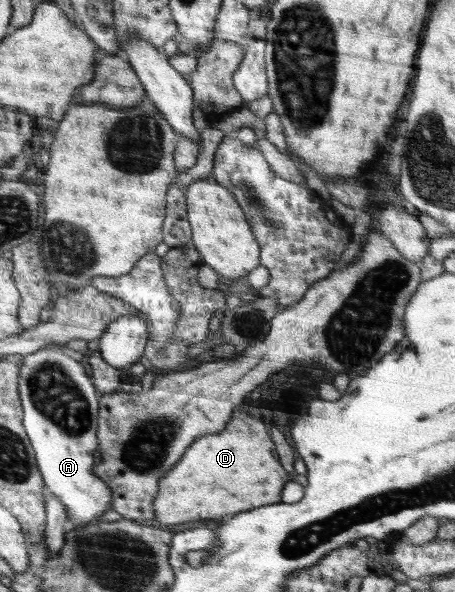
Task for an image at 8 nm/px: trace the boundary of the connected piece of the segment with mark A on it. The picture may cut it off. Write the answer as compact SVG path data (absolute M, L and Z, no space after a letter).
M49 345L49 349L41 349L39 353L31 353L23 357L23 366L21 373L19 373L19 393L23 393L21 397L22 401L22 410L25 412L23 415L23 425L27 425L27 434L30 438L30 444L34 449L34 456L36 457L36 462L38 465L39 471L42 473L42 478L46 482L45 492L51 493L55 497L58 497L62 504L65 506L65 509L68 511L68 523L69 528L78 528L87 524L99 523L97 520L102 513L105 513L110 509L111 493L110 486L106 484L105 481L97 478L95 476L95 457L93 457L93 451L97 449L97 438L98 438L98 429L97 429L97 391L93 387L94 383L91 383L89 377L85 377L85 369L75 361L75 359L69 359L67 355L63 355L62 349L63 345Z

